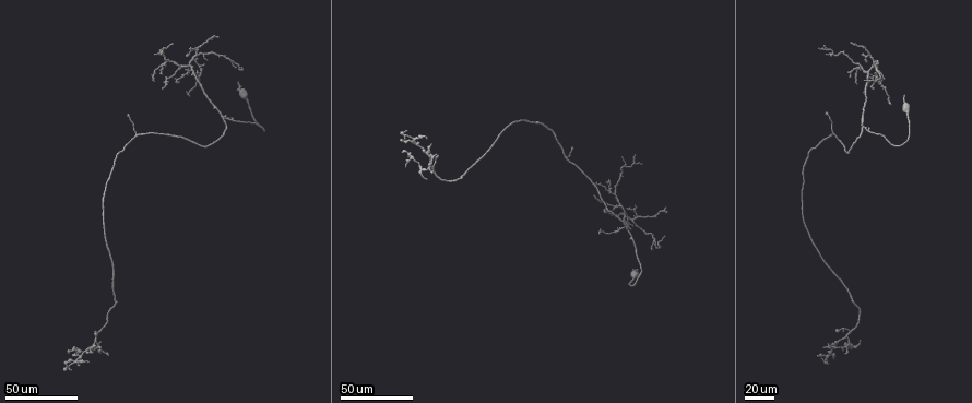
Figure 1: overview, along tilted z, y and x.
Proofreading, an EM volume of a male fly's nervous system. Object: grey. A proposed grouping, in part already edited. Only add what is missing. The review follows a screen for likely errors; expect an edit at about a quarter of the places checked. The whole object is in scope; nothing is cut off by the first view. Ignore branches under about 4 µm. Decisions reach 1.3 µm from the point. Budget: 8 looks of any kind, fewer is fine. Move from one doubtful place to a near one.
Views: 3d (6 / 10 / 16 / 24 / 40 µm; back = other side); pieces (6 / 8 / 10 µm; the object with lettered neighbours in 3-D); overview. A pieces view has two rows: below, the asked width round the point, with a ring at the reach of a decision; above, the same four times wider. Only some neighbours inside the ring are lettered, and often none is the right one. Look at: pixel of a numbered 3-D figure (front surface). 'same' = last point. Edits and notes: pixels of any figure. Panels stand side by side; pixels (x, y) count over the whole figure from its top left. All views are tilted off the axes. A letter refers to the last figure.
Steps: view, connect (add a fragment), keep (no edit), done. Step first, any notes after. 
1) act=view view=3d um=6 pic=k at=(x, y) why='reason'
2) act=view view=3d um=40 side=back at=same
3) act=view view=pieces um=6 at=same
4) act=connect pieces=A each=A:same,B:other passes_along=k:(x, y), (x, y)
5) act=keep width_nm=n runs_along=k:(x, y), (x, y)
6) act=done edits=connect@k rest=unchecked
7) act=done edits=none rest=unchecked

act=view view=3d um=40 pic=1 at=(65, 371) why='an open end'

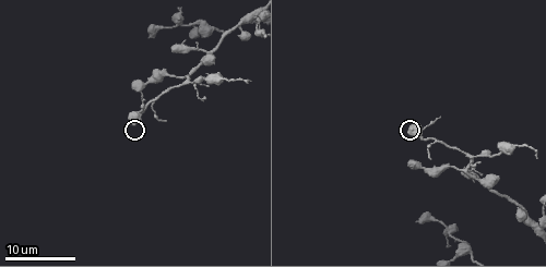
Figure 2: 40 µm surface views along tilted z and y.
act=view view=pieces um=8 pic=2 at=(133, 121)

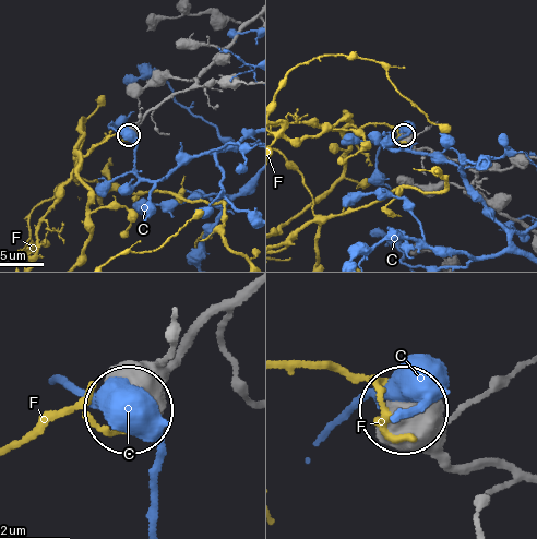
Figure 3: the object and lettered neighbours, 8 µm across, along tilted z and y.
act=keep each=C:other,F:other found='no lettered fragment goes on from it'

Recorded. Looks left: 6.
act=view view=3d um=24 pic=1 at=(825, 54) why='tapers out'

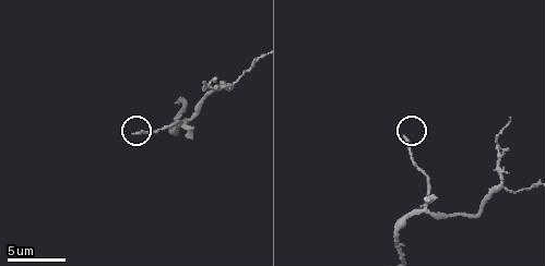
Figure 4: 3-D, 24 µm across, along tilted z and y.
act=view view=pieces um=6 pic=4 at=(406, 136) why='see the neighbours'

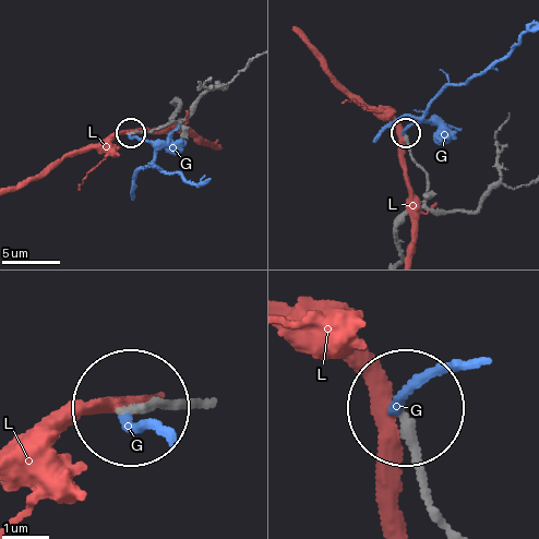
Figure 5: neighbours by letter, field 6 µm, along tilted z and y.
act=keep each=G:other,L:other runs_along=5:(400, 252), (396, 229), (428, 187), (406, 134) found='no lettered fragment goes on from it'

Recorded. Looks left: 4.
act=view view=3d um=24 pic=1 at=(214, 36) why='long arm stops here'

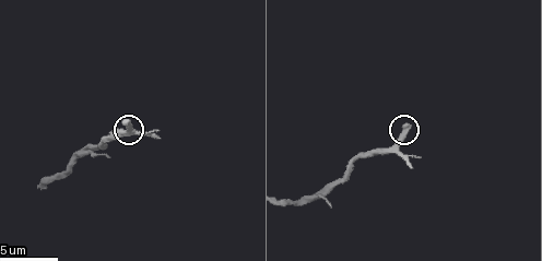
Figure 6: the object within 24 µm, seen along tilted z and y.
act=view view=pieces um=6 pic=6 at=(406, 124)

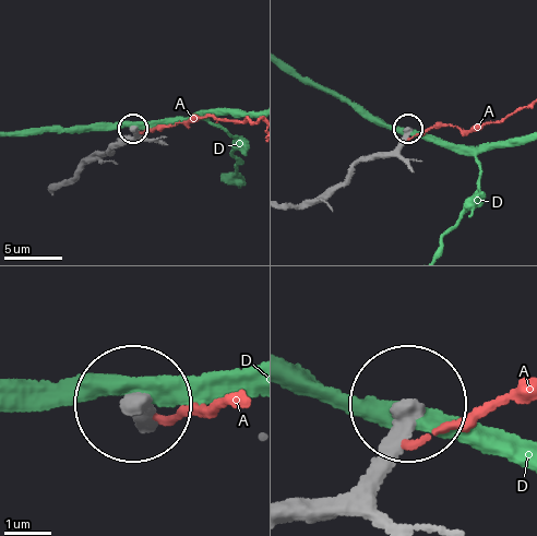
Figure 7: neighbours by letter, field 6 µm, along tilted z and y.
act=keep each=A:other,D:other runs_along=7:(56, 189), (86, 163), (130, 143), (132, 129) found='none of them fits'

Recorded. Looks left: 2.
act=view view=3d um=40 pic=1 at=(867, 61) why='tapers out'

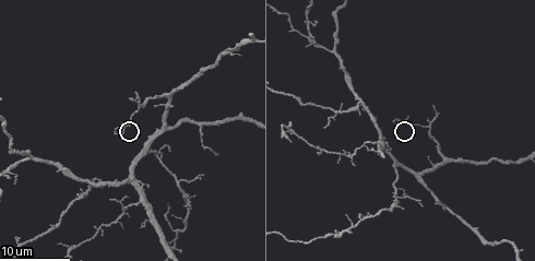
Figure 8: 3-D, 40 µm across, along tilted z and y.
act=view view=pieces um=8 pic=8 at=(116, 132)

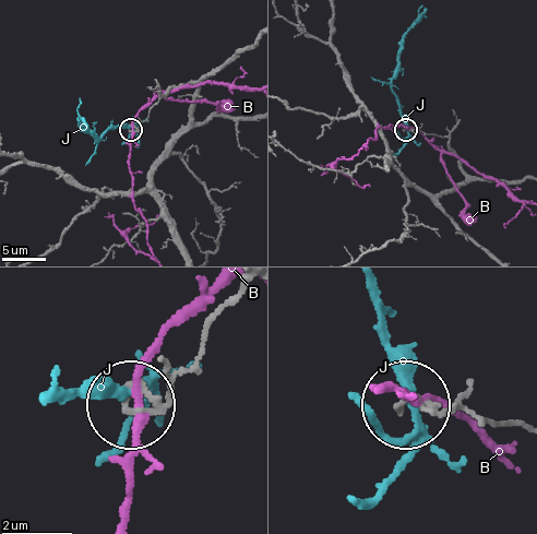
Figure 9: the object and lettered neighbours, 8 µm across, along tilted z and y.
act=keep each=B:other,J:other runs_along=9:(245, 289), (205, 333), (194, 368), (134, 411) found='none of them fits'

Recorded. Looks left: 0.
act=done edits=none rest=unchecked

